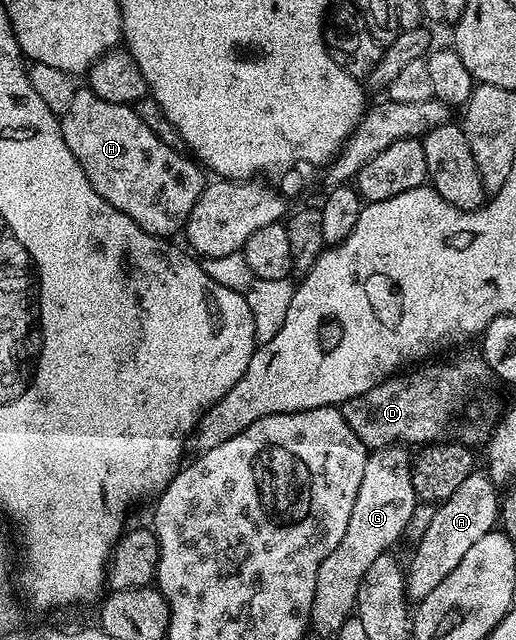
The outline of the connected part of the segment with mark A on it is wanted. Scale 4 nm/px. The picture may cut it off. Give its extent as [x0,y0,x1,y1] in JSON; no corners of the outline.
[404,472,500,604]

